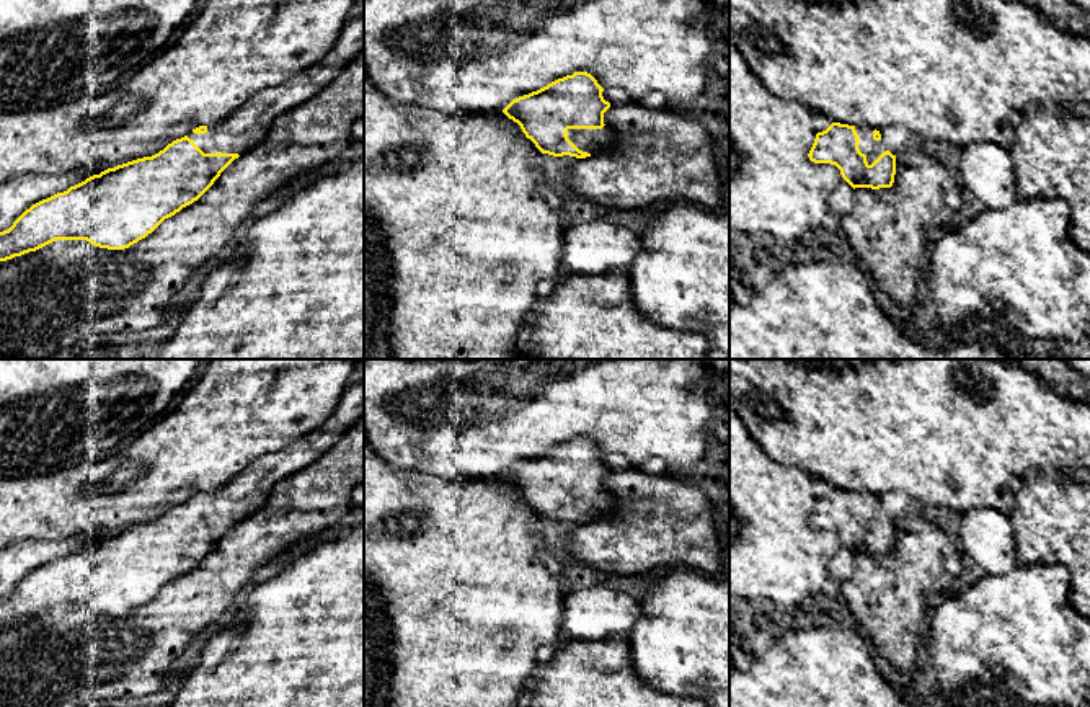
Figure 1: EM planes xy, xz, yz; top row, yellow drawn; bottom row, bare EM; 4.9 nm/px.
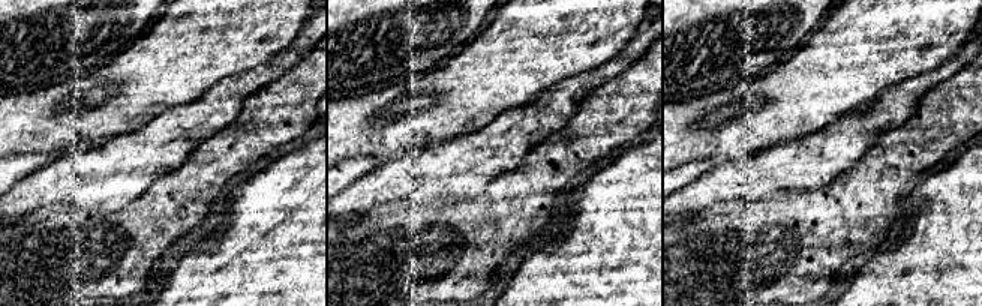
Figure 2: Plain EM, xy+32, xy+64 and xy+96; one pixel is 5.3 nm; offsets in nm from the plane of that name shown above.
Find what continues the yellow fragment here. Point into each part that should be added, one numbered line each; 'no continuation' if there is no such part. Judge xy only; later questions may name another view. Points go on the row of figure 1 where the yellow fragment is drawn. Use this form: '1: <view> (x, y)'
1: xy (242, 131)

